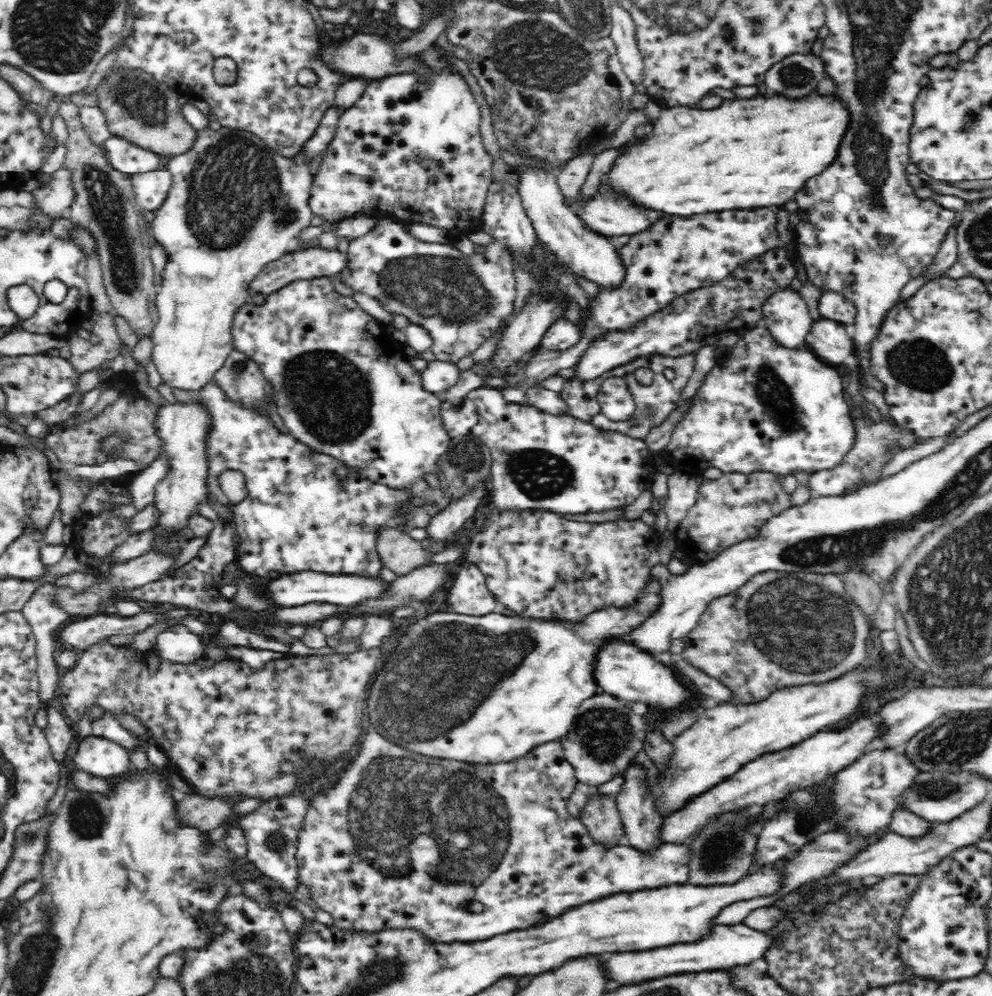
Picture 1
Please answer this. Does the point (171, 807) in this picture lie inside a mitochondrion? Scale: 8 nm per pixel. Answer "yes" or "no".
no

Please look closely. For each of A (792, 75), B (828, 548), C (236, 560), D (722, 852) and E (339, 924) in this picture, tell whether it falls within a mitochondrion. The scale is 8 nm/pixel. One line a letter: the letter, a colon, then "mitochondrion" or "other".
A: mitochondrion
B: mitochondrion
C: other
D: mitochondrion
E: other

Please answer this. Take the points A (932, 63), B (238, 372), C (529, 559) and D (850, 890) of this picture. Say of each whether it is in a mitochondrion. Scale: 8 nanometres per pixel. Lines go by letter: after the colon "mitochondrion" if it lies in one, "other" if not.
A: other
B: mitochondrion
C: other
D: other

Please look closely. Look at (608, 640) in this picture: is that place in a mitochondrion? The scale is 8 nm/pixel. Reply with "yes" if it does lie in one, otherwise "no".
no

